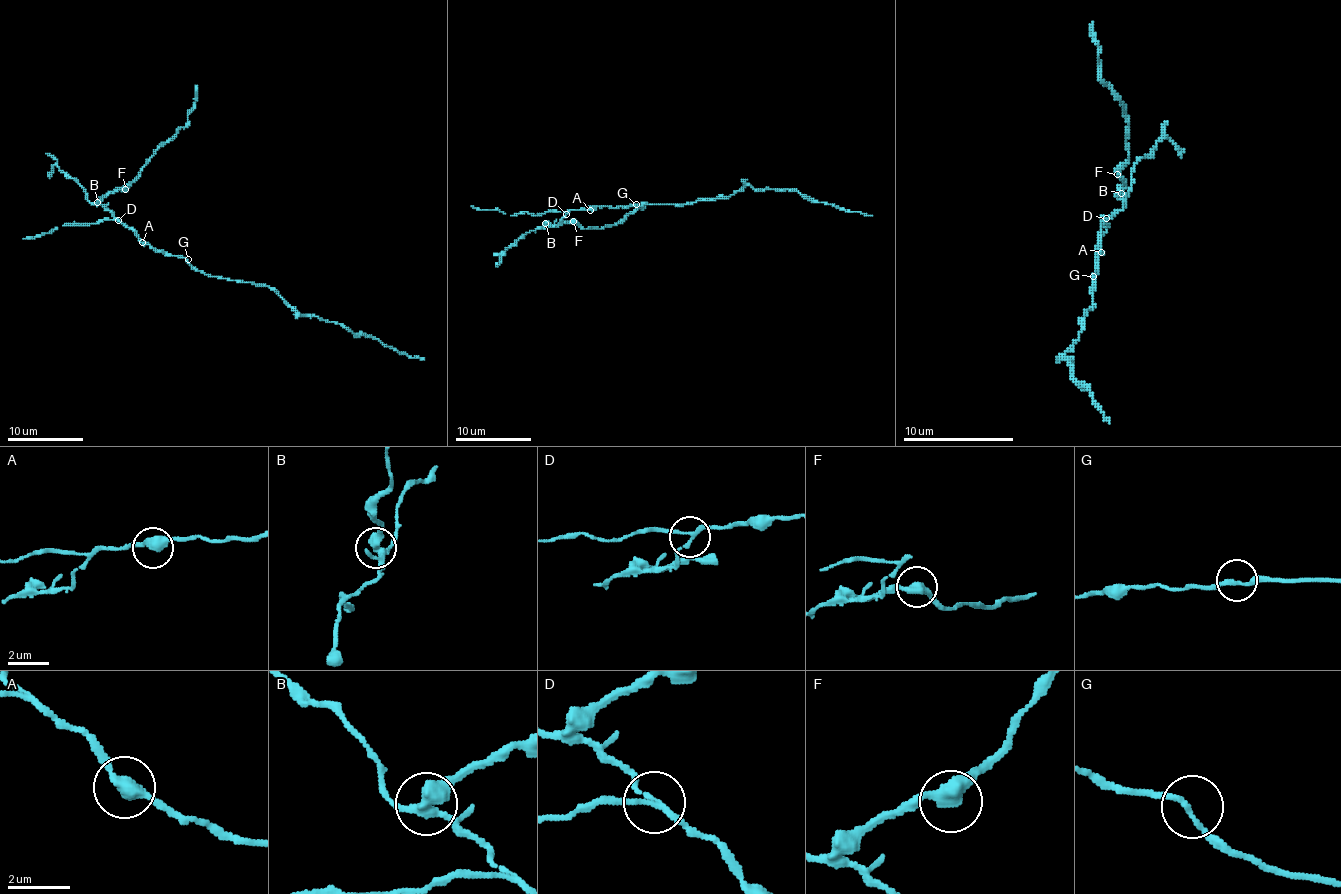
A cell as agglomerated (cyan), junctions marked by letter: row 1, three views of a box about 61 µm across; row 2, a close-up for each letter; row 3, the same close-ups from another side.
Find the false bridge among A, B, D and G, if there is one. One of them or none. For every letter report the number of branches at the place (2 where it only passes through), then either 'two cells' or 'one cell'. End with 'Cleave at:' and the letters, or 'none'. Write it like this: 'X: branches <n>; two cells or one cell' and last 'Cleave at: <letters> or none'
A: branches 2; one cell
B: branches 3; two cells
D: branches 3; one cell
G: branches 2; one cell
Cleave at: B

